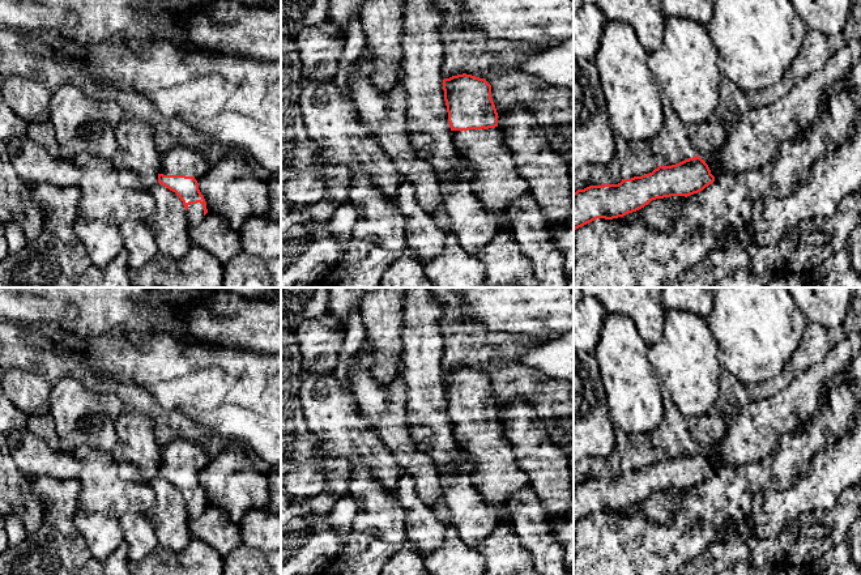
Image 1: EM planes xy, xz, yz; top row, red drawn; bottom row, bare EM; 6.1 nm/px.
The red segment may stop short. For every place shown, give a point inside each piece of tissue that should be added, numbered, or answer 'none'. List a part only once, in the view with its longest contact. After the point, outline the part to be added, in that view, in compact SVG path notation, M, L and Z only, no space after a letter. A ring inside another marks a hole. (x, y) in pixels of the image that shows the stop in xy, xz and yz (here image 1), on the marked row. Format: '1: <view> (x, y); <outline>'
1: xz (497, 183); M495 127L452 133L457 153L473 166L473 192L498 227L511 233L507 210L529 186L517 172L503 132Z

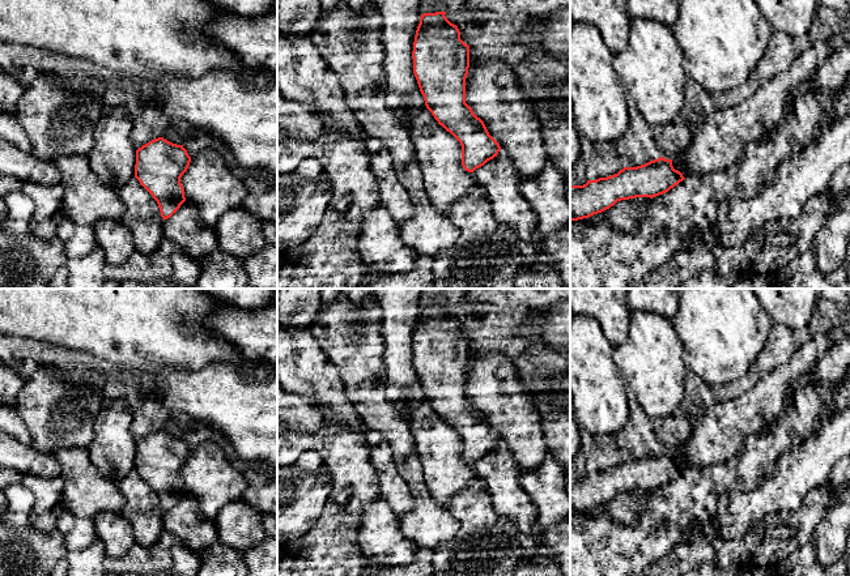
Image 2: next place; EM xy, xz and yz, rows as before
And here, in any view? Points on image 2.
none

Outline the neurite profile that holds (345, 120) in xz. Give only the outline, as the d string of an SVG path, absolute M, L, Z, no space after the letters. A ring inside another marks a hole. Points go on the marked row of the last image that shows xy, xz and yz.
M277 29L277 89L288 102L314 111L322 123L331 120L343 132L366 142L367 136L348 108L336 74L310 37L284 35Z

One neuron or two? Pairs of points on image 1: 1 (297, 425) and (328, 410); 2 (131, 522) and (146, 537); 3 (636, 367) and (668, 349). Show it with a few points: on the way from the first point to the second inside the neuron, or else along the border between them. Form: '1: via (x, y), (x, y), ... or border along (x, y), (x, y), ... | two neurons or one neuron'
1: border along (298, 391), (303, 417), (310, 431) | two neurons
2: via (135, 525), (143, 533) | one neuron
3: border along (647, 346), (647, 361), (661, 384) | two neurons

